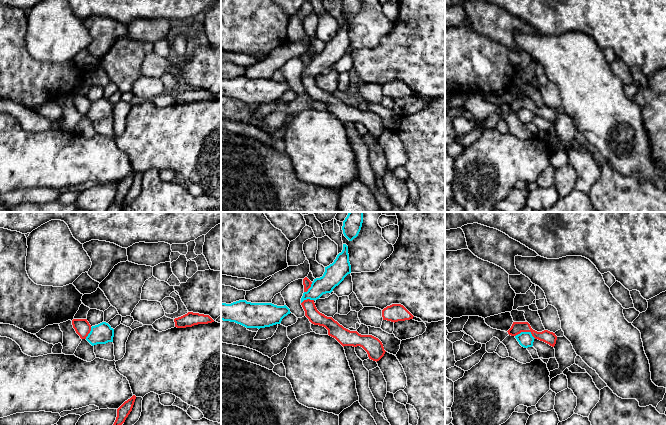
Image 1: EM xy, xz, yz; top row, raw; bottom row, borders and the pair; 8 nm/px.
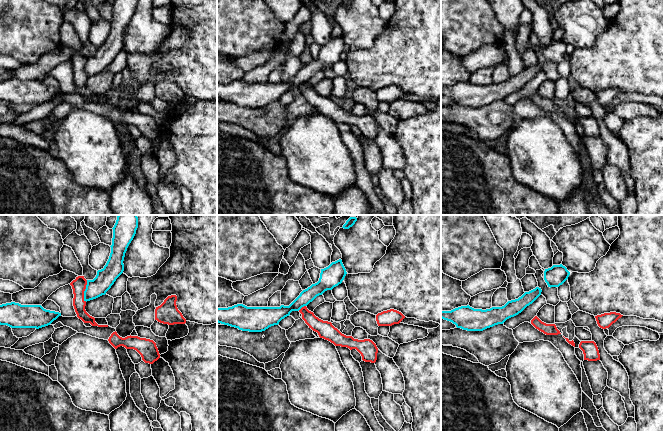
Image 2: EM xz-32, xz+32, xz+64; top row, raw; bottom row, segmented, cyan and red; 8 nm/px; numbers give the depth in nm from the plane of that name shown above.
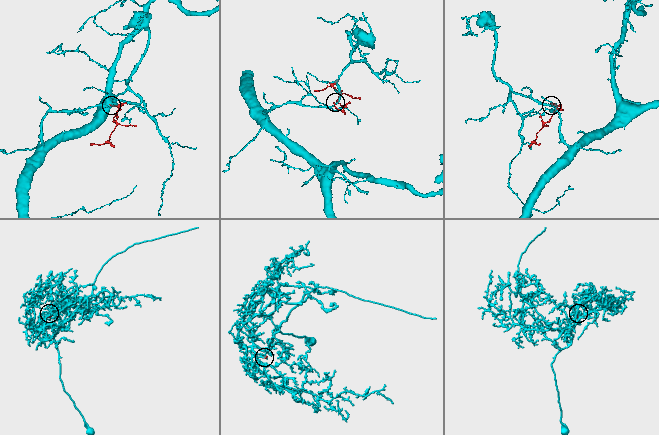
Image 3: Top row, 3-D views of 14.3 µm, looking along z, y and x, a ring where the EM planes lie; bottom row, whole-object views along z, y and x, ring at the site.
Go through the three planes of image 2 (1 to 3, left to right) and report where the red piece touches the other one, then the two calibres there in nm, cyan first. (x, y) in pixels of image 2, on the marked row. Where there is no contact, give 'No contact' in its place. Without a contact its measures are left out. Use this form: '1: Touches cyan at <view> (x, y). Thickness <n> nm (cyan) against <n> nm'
1: Touches cyan at xz-32 (84, 291). Thickness 160 nm (cyan) against 110 nm
2: Touches cyan at xz+32 (301, 307). Thickness 150 nm (cyan) against 130 nm
3: No contact

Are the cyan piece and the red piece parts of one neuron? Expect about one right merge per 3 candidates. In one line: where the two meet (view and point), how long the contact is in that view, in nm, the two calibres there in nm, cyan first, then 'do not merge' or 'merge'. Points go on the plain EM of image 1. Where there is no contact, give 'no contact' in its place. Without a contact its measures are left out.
yz (525, 108) | 170 nm | 120/100 nm | do not merge

